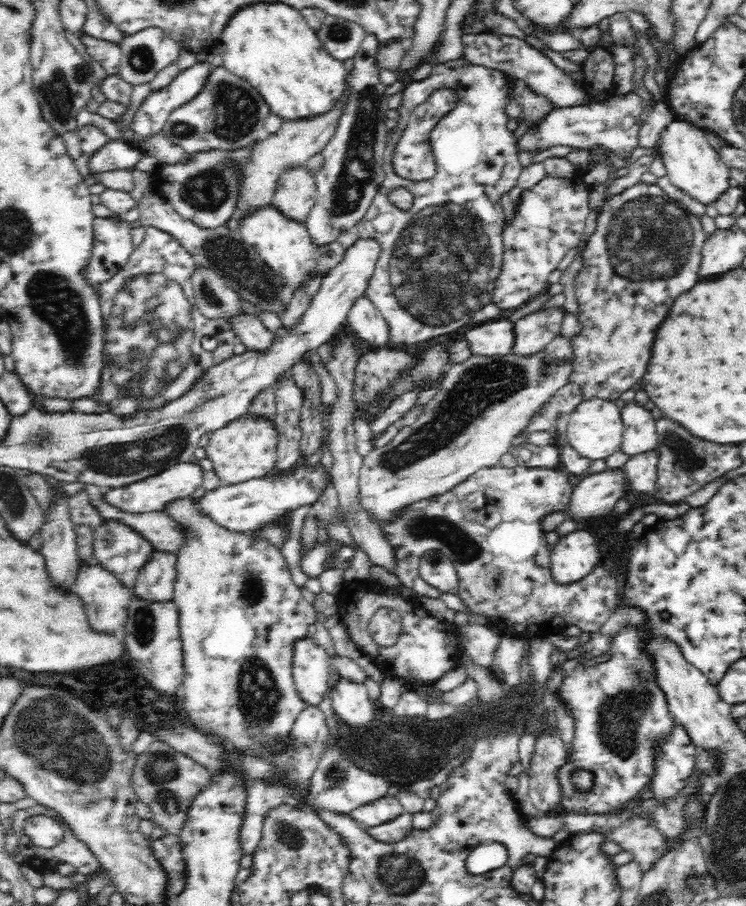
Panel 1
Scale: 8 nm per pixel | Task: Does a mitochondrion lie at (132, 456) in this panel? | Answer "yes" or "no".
yes

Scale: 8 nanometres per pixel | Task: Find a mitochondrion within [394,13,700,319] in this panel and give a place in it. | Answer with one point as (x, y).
(648, 239)

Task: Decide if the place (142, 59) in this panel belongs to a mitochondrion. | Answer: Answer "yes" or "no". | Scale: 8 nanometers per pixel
yes

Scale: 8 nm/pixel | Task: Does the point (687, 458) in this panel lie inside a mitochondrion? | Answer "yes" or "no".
yes

